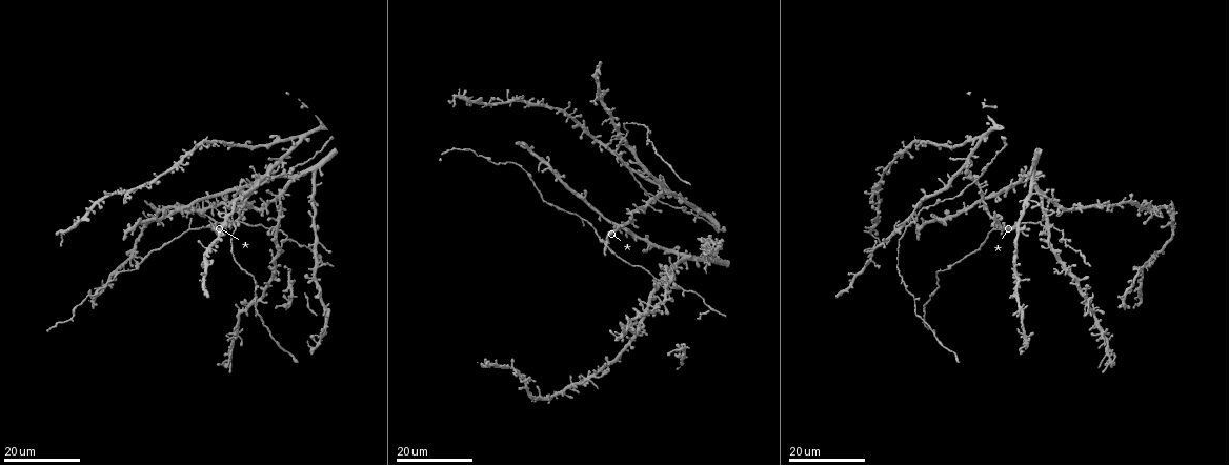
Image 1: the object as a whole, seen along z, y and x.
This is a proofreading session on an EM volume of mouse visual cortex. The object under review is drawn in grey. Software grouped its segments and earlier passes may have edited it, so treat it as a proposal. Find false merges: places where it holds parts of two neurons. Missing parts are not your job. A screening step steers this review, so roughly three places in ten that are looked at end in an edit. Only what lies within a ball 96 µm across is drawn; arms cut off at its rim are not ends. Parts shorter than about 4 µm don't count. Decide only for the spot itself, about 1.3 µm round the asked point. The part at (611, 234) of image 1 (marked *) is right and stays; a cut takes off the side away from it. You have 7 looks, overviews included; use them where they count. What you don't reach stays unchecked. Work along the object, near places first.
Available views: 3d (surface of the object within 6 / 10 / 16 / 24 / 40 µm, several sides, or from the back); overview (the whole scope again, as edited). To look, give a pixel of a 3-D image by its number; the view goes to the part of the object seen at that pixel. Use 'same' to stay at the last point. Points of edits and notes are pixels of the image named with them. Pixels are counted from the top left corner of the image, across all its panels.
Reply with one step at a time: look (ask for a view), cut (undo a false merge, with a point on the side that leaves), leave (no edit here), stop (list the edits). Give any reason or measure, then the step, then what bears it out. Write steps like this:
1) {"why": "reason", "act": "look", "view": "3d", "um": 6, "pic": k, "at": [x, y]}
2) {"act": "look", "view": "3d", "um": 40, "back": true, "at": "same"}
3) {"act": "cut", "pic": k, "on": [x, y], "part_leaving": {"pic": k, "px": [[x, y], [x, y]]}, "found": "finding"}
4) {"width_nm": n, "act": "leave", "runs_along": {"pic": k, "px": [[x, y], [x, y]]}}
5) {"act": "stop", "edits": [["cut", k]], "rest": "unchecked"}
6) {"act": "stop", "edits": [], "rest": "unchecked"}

{"act": "look", "view": "3d", "um": 16, "pic": 1, "at": [279, 159]}

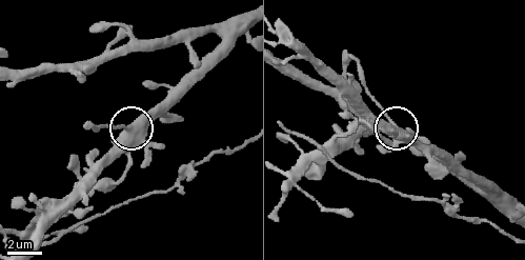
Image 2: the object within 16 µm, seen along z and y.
{"act": "look", "view": "3d", "um": 10, "pic": 2, "at": [127, 126]}

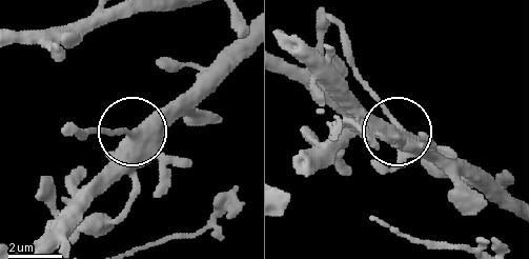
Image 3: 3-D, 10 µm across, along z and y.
{"act": "leave", "found": "continuous, no second neuron"}

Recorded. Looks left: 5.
{"why": "three-way junction", "act": "look", "view": "3d", "um": 16, "pic": 1, "at": [917, 218]}

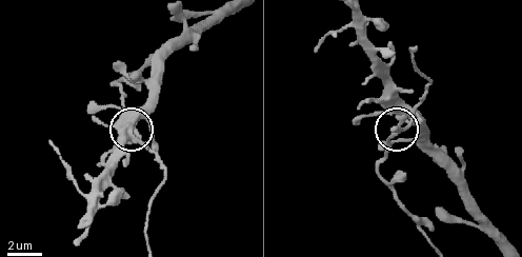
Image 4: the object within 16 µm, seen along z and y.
{"act": "look", "view": "3d", "um": 10, "at": "same"}

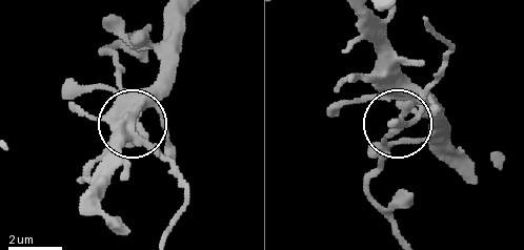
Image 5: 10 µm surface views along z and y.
{"width_nm": 220, "act": "leave", "found": "all the same neuron"}

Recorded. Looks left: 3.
{"why": "two arms in line, one across", "act": "look", "view": "3d", "um": 24, "pic": 1, "at": [902, 280]}

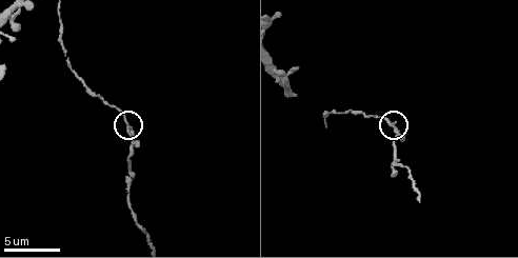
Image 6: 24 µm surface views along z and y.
{"act": "look", "view": "3d", "um": 10, "pic": 6, "at": [126, 119]}

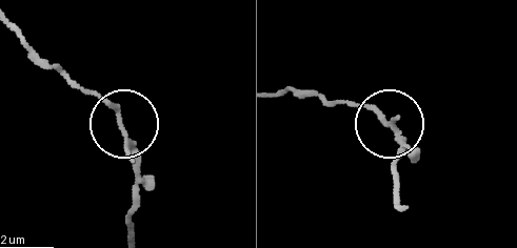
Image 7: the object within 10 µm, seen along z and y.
{"width_nm": 140, "act": "leave", "runs_along": {"pic": 7, "px": [[277, 92], [318, 92], [365, 109], [389, 122], [411, 159]]}, "found": "all the same neuron"}

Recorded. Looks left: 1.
{"act": "stop", "edits": [], "rest": "unchecked"}

